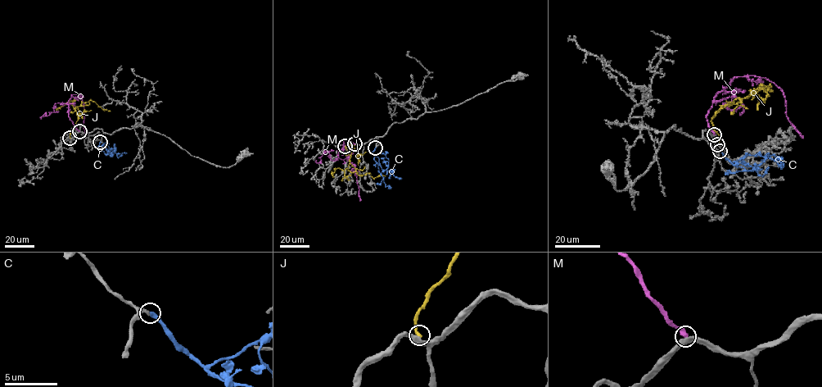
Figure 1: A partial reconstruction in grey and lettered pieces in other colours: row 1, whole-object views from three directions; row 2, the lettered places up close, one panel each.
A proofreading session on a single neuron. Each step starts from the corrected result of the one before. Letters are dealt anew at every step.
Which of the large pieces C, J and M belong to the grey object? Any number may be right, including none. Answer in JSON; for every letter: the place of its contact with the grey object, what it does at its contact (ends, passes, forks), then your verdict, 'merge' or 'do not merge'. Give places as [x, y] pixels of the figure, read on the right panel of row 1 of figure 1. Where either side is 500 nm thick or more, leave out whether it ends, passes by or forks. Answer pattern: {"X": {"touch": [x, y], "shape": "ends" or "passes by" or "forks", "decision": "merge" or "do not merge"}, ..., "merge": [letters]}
{"C": {"touch": [720, 151], "shape": "ends", "decision": "merge"}, "J": {"touch": [717, 144], "shape": "ends", "decision": "do not merge"}, "M": {"touch": [714, 134], "shape": "ends", "decision": "do not merge"}, "merge": ["C"]}

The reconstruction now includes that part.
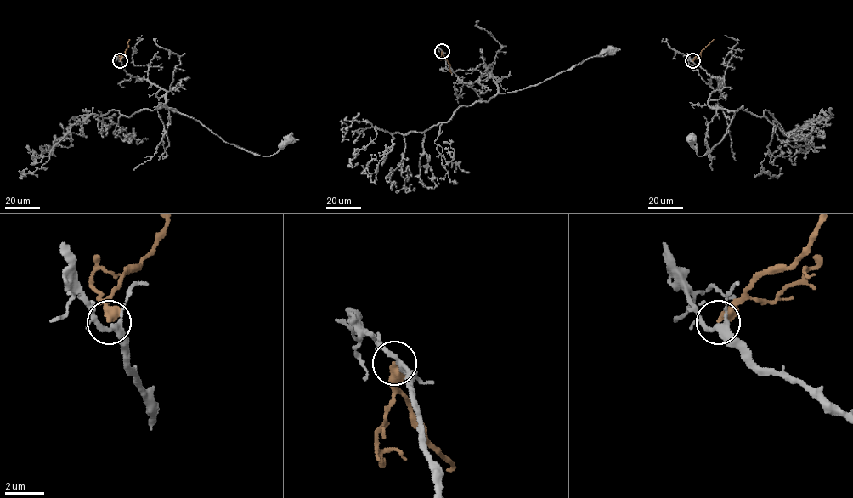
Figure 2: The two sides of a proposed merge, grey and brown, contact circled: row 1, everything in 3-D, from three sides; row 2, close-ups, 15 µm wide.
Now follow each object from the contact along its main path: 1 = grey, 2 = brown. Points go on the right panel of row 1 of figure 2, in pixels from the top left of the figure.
1: (692, 61), (708, 75), (724, 79), (708, 104), (734, 114), (723, 138), (704, 155), (697, 155), (692, 138)
2: (692, 60), (714, 39)

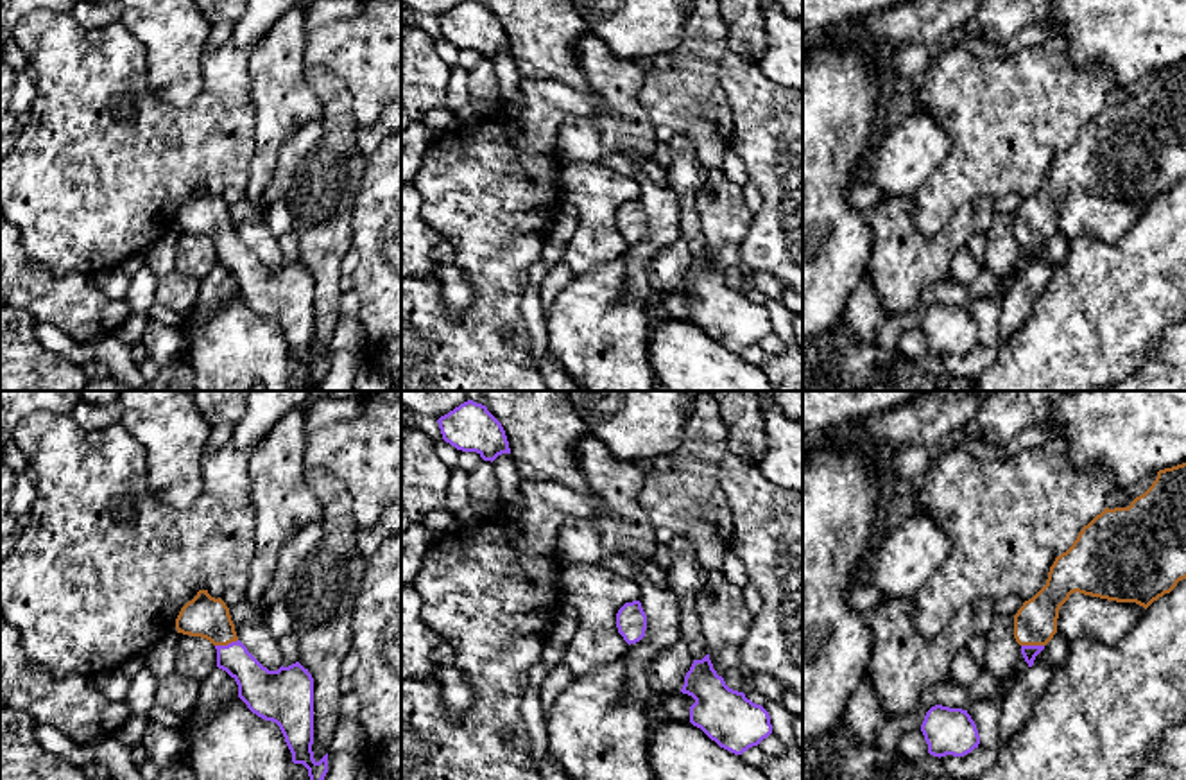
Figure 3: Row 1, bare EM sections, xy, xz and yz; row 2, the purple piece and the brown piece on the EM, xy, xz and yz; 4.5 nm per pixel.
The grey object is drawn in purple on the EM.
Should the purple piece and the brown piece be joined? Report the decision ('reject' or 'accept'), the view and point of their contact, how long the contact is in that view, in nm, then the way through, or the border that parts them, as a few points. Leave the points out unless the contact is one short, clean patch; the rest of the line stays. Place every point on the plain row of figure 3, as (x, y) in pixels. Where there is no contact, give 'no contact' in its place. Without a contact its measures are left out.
accept; contact xy (228, 242); length 110 nm; way xy (260, 287), (232, 253), (228, 242), (206, 216)

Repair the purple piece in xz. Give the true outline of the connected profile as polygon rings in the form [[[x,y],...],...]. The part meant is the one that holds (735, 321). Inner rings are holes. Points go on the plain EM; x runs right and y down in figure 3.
[[[709,253],[693,258],[681,290],[695,298],[690,321],[735,353],[758,344],[772,332],[769,310],[743,290],[729,287],[713,267]]]

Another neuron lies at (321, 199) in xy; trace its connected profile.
[[[312,70],[306,77],[324,106],[324,131],[301,161],[285,201],[299,240],[299,262],[314,276],[312,350],[319,360],[340,317],[340,262],[353,247],[351,215],[367,158],[357,143],[353,97],[342,79],[328,70]]]

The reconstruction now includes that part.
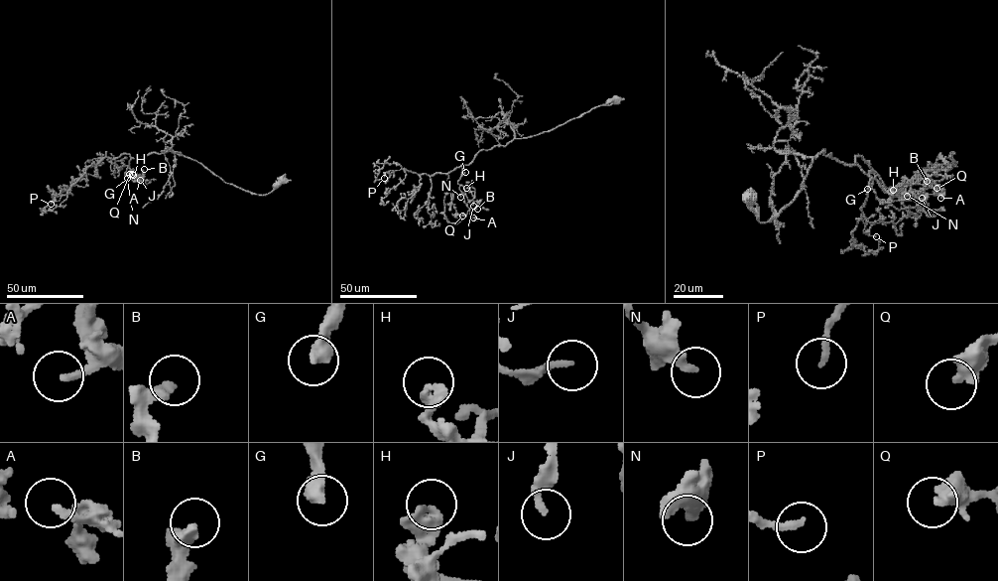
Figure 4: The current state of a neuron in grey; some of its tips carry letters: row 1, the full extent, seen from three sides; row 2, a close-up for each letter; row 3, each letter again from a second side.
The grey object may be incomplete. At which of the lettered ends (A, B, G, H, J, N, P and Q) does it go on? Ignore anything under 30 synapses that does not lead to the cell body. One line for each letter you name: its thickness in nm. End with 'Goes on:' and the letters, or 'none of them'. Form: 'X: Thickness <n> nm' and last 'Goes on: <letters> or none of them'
G: Thickness 440 nm
P: Thickness 200 nm
Goes on: G, P

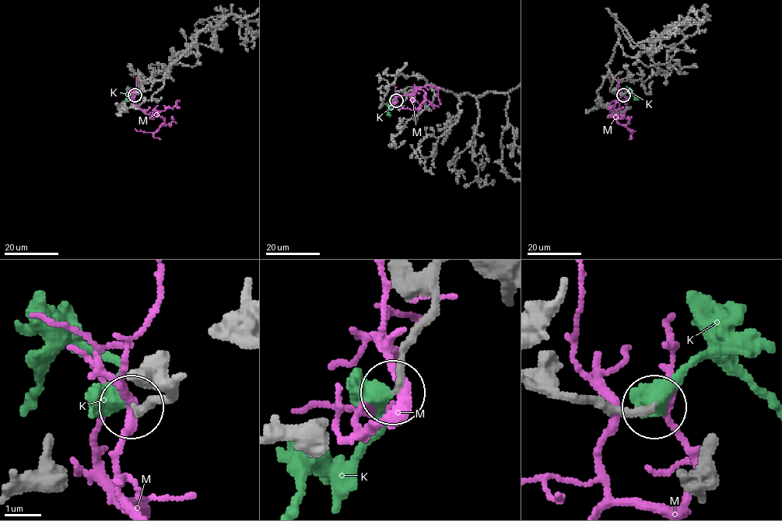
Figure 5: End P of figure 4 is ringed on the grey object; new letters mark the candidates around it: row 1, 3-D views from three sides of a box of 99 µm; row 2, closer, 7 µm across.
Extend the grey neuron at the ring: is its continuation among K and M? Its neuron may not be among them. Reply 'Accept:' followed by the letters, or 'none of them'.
Accept: K

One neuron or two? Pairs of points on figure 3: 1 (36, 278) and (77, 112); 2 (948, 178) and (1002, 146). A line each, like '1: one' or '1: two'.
1: two
2: one

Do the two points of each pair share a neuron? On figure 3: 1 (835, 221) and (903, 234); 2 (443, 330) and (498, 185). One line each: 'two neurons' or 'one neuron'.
1: two neurons
2: one neuron

